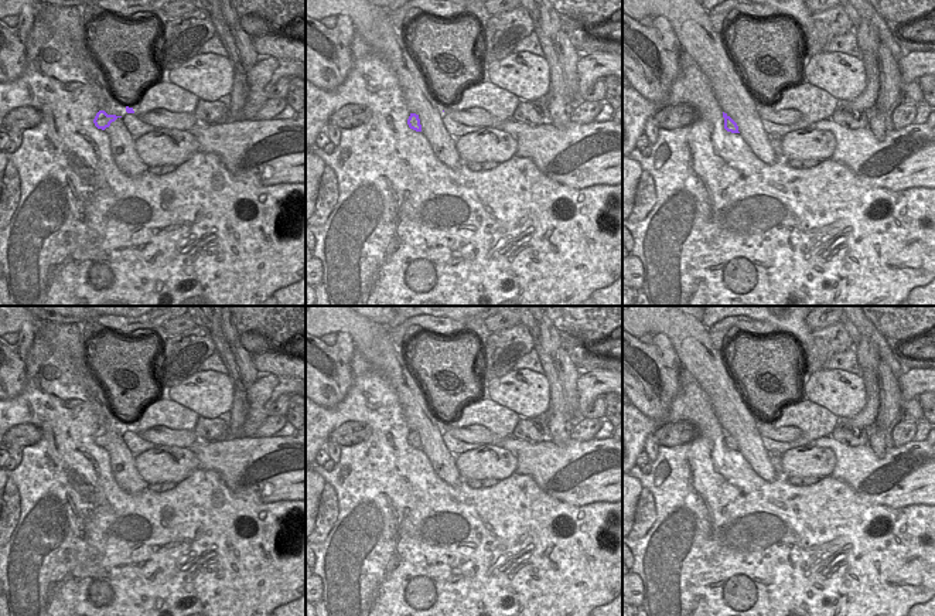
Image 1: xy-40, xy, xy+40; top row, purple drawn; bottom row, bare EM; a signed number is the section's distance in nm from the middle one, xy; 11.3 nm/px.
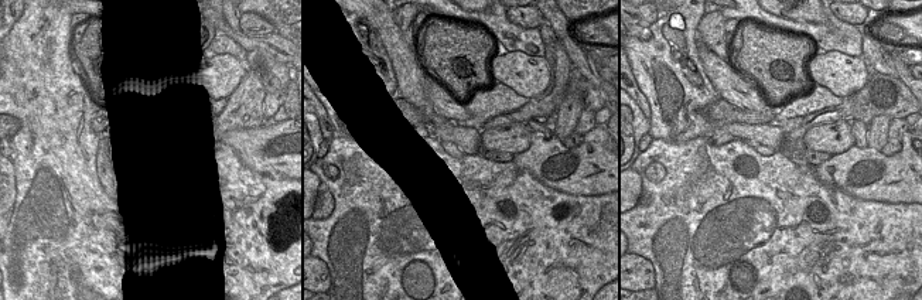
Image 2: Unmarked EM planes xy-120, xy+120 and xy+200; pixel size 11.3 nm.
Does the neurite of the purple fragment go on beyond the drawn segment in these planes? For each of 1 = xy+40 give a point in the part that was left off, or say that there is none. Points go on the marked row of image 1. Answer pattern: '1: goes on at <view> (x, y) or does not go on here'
1: does not go on here

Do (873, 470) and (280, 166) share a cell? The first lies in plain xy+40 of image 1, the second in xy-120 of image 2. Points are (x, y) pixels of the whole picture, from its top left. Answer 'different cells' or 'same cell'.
same cell

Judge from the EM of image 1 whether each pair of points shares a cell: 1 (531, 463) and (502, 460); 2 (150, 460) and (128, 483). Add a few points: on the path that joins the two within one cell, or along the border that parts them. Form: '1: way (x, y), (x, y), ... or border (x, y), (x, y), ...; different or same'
1: border (495, 445), (507, 449), (517, 459), (517, 470); different
2: border (135, 456), (139, 475), (149, 483); different

